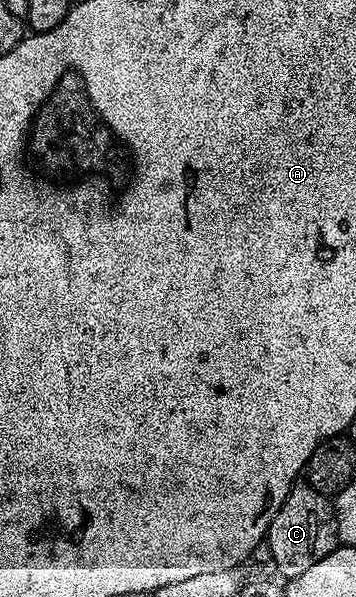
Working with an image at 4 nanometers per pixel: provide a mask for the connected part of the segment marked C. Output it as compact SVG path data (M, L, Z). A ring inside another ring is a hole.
M306 484L292 486L285 496L285 504L281 504L277 516L273 516L265 539L265 550L267 546L271 562L280 574L278 577L290 580L301 576L301 572L313 568L317 560L325 560L325 556L333 553L339 545L339 529L332 499Z

